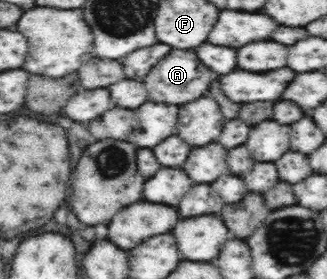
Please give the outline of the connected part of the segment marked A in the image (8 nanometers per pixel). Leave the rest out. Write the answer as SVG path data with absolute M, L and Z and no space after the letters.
M174 49L166 57L162 57L154 65L154 69L150 69L150 73L144 79L144 85L146 85L146 91L148 91L152 101L168 103L168 105L184 105L188 101L194 101L194 99L202 97L204 91L210 87L210 83L216 77L218 77L218 73L214 73L206 65L202 65L202 61L198 59L198 55L194 51Z

